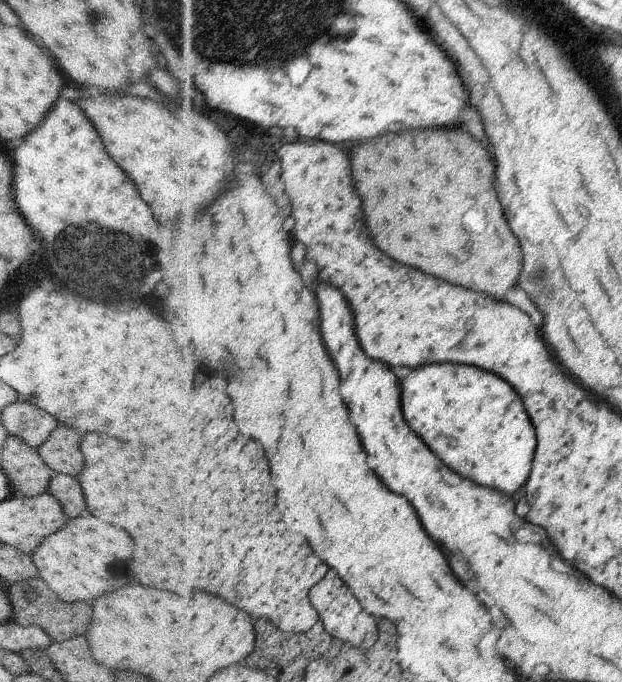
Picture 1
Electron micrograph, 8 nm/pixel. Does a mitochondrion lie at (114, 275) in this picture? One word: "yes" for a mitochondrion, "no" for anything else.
yes

